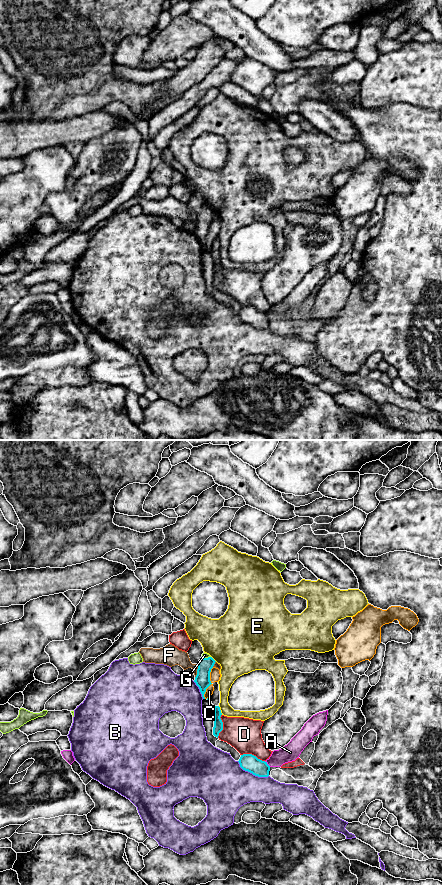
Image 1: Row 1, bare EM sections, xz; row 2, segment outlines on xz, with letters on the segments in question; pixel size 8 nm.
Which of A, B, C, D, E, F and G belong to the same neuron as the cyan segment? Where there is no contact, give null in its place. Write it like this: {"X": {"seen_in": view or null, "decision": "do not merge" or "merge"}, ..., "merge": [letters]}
{"A": {"seen_in": "xz", "decision": "do not merge"}, "B": {"seen_in": "xz", "decision": "do not merge"}, "C": {"seen_in": "xz", "decision": "do not merge"}, "D": {"seen_in": "xz", "decision": "do not merge"}, "E": {"seen_in": "xz", "decision": "do not merge"}, "F": {"seen_in": "xz", "decision": "do not merge"}, "G": {"seen_in": "xz", "decision": "merge"}, "merge": ["G"]}

